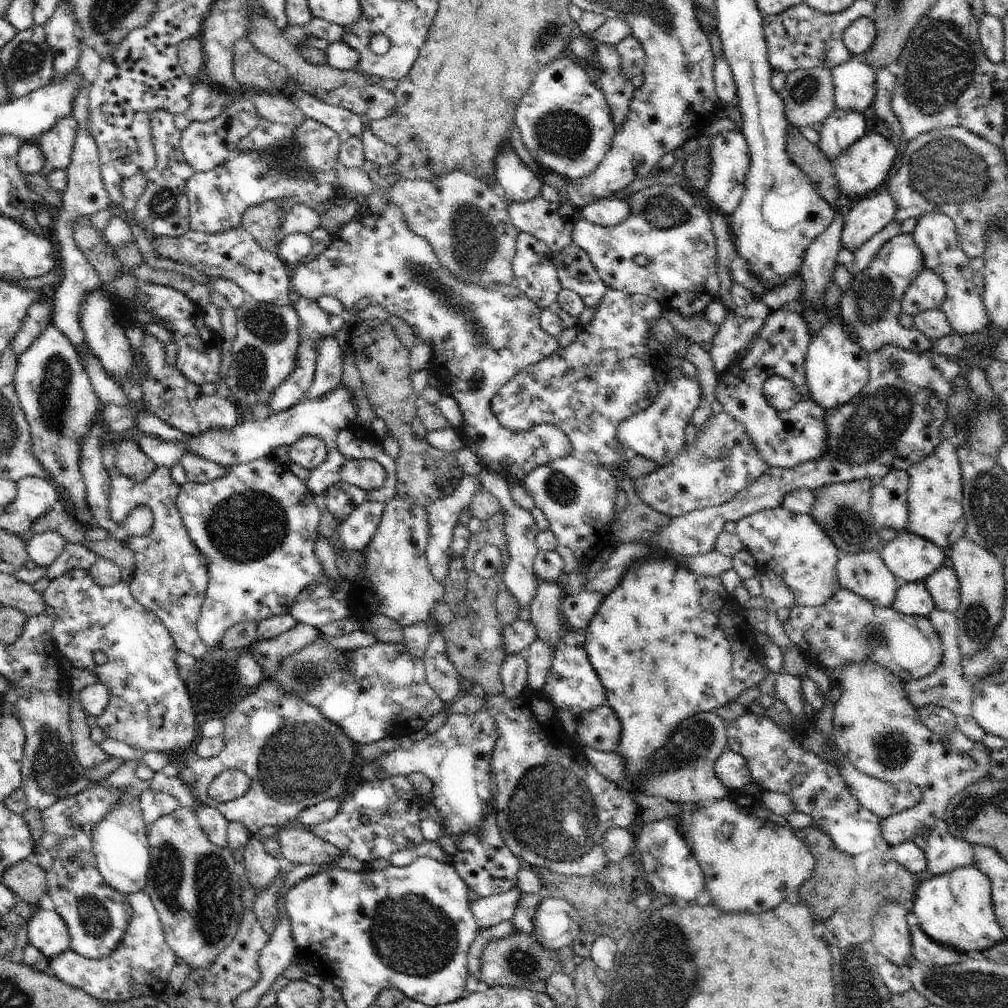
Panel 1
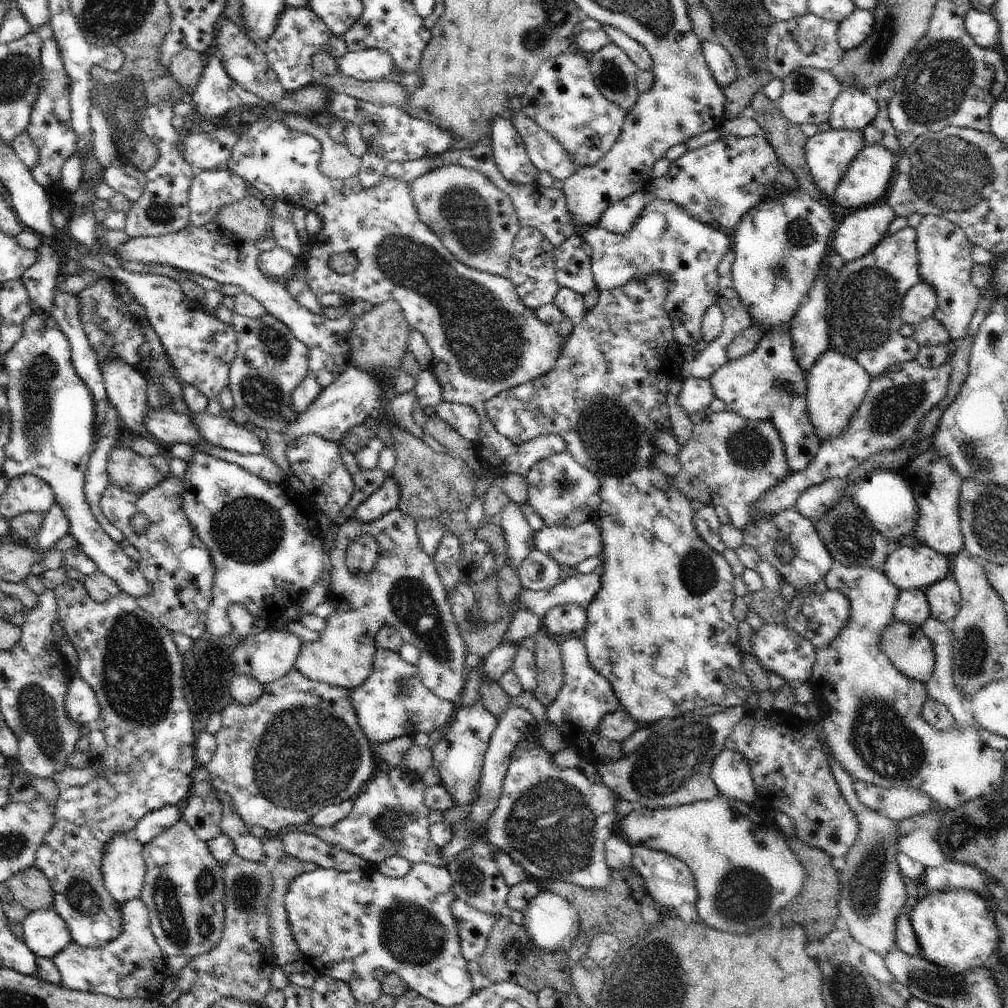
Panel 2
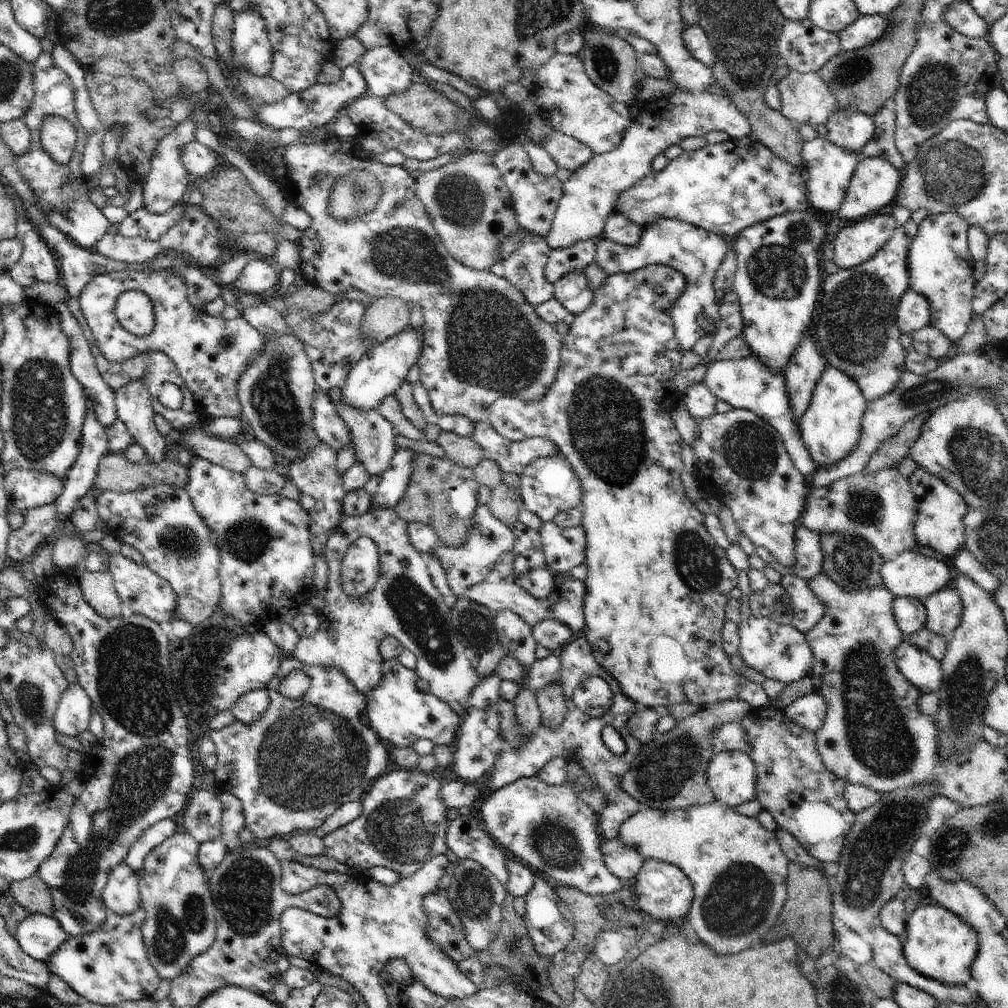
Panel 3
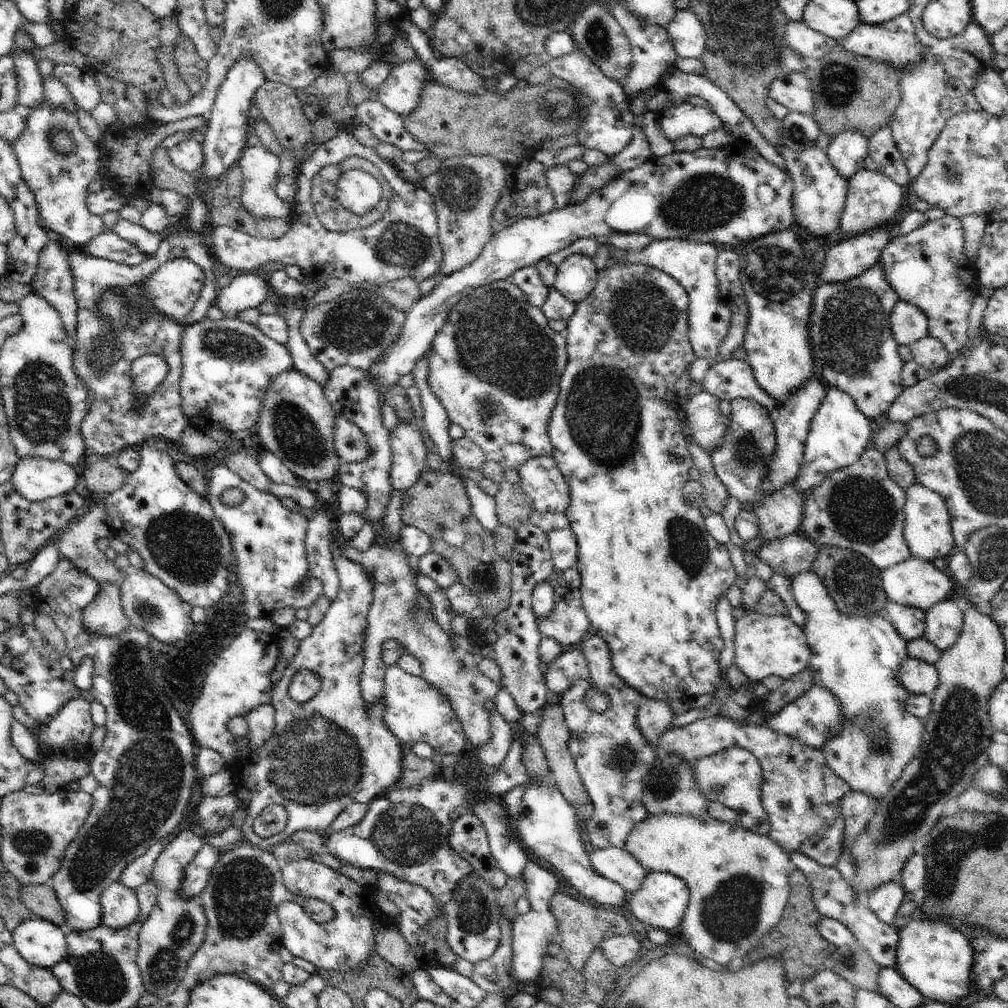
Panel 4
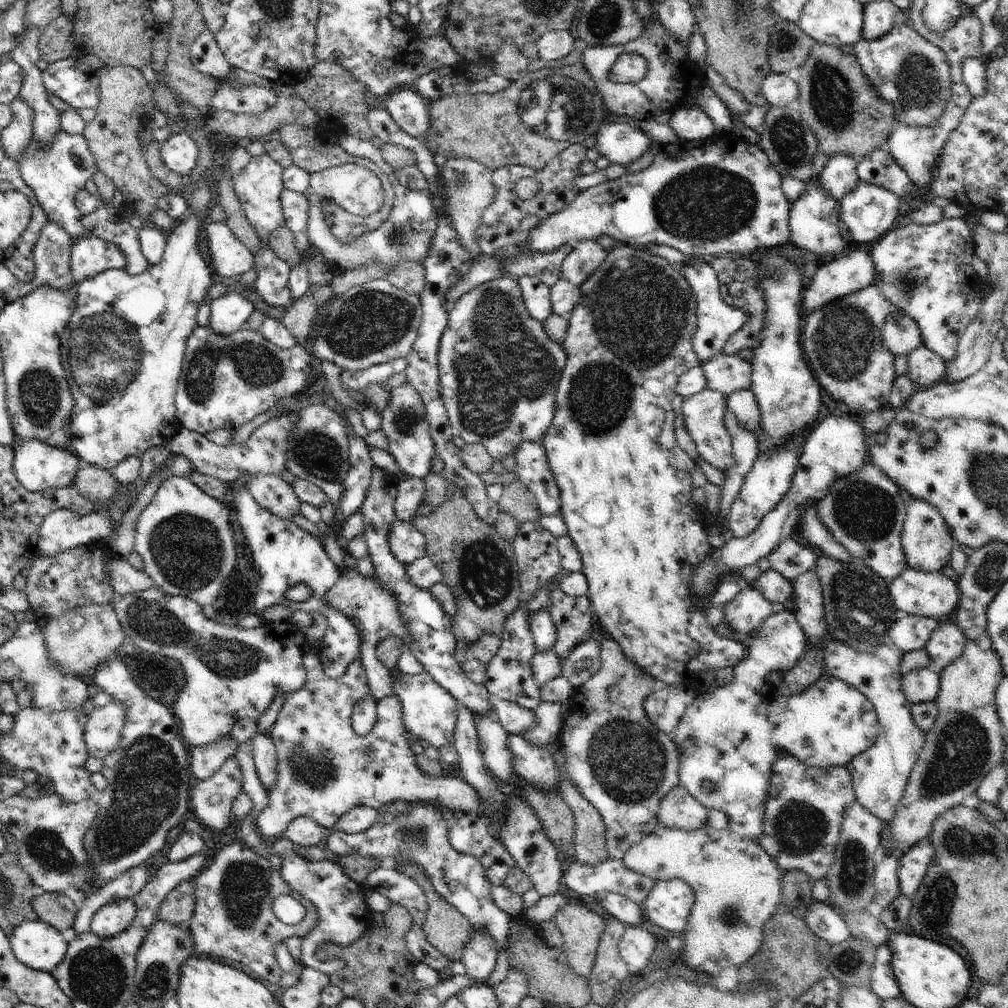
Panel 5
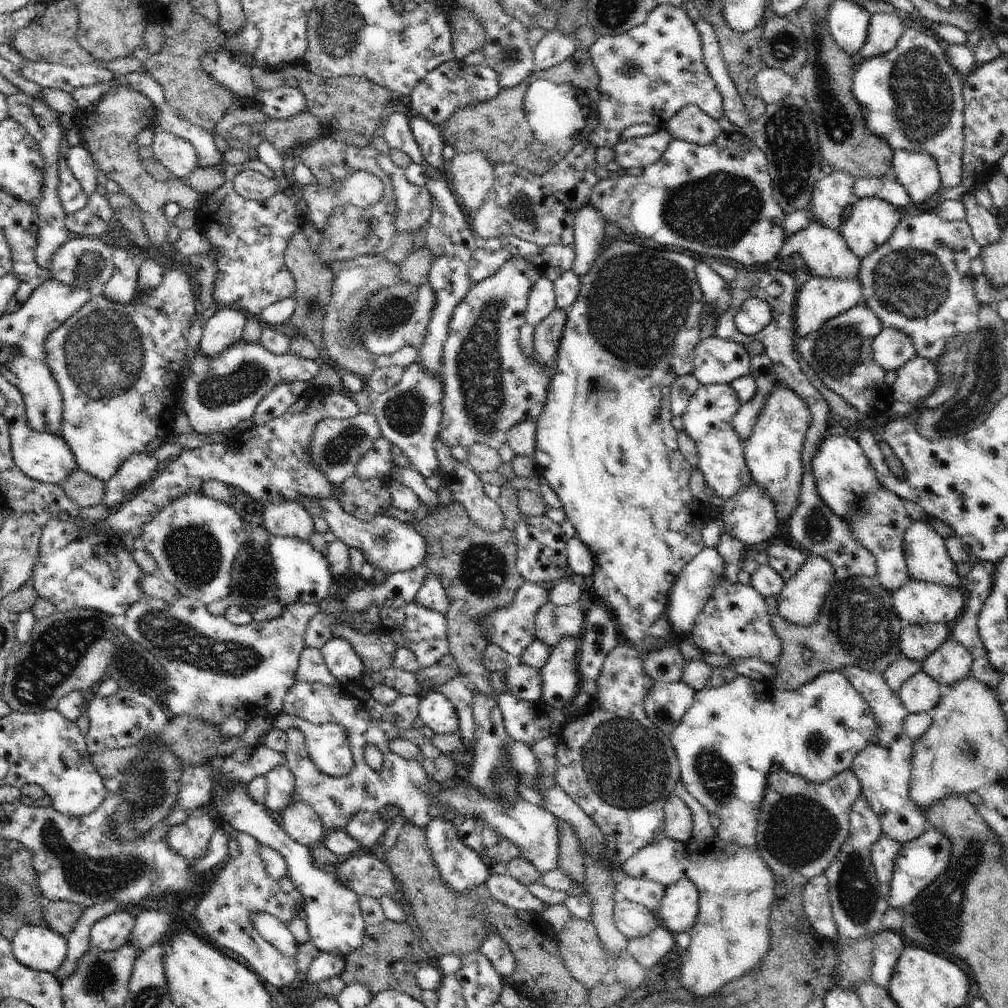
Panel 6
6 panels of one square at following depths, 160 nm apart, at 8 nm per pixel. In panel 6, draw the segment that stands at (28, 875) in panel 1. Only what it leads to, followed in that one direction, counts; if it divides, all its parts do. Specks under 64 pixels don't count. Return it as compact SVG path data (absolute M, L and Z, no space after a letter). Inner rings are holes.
M49 901L44 906L44 919L46 926L61 936L68 937L76 927L83 909L69 901Z

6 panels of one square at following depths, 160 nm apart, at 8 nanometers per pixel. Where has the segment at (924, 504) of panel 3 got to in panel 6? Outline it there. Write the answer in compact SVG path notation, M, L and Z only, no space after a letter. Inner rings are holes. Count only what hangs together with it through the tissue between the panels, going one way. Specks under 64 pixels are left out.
M913 521L902 542L909 579L961 587L957 564L948 555L946 540L927 522Z

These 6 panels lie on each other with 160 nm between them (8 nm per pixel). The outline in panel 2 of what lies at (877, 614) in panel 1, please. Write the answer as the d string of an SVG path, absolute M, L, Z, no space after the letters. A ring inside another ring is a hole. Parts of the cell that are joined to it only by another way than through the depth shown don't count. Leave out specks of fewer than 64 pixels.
M827 589L822 595L817 593L803 595L798 591L790 604L784 624L790 629L794 629L798 635L806 638L806 641L809 641L815 649L831 645L843 630L846 622L852 620L849 618L850 602L839 591ZM896 622L890 624L882 634L879 649L908 679L926 683L933 676L934 650L920 626Z

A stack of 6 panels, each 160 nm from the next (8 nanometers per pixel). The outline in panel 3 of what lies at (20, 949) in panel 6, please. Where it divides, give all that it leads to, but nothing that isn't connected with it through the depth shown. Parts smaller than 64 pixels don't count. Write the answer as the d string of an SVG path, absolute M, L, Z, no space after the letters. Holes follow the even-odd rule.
M37 913L22 920L17 928L15 938L22 950L46 964L72 938L56 918Z

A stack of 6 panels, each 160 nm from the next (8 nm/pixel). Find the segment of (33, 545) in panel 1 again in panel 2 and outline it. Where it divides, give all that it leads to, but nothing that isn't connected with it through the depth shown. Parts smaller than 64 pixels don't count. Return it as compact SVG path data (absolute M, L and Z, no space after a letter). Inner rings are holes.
M55 503L50 511L44 514L42 527L36 536L39 550L56 550L68 543L69 519L62 506Z

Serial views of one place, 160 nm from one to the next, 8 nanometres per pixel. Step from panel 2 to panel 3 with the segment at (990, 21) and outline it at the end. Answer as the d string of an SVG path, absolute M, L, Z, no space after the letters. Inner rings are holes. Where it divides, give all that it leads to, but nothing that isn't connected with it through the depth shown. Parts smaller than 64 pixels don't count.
M968 1L952 2L944 16L948 26L952 26L967 38L987 38L990 32L991 26L976 14Z

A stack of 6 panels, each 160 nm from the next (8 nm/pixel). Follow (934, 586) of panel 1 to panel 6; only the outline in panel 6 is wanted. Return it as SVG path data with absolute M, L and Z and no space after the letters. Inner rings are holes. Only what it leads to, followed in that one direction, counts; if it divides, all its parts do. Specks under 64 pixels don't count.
M947 639L922 663L922 671L945 690L970 675L973 657L960 642Z

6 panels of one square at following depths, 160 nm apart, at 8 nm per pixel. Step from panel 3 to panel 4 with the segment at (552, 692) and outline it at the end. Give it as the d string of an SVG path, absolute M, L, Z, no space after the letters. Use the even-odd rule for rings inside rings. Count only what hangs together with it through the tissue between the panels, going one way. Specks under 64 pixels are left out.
M560 704L556 706L544 706L544 716L540 720L538 726L537 737L541 746L544 748L546 759L549 763L549 770L554 774L554 782L556 787L564 799L577 811L580 823L585 824L590 819L590 816L594 813L594 806L590 794L586 792L582 780L580 779L578 770L576 769L575 763L571 754L568 750L568 740L570 740L570 734L568 732L568 726L566 725L566 718L564 717Z

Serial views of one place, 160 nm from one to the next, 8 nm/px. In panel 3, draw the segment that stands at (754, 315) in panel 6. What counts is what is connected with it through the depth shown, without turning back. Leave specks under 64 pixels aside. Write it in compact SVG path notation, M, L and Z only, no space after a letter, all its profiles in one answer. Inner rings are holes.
M658 218L656 222L643 227L638 243L633 246L625 246L613 242L610 238L600 237L596 244L595 262L607 276L630 273L648 265L670 266L683 275L686 288L682 296L674 302L670 316L674 336L684 352L692 350L696 342L706 334L712 334L721 322L713 283L727 252L728 244L720 234L714 234L676 218Z

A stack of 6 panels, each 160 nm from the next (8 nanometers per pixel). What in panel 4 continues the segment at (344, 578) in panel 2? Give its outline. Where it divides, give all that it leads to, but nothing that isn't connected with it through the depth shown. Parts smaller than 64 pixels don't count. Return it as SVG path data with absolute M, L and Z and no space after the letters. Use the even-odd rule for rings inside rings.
M393 490L388 508L384 512L384 532L392 538L388 546L378 546L373 540L366 552L352 548L342 541L340 554L347 560L364 566L366 574L374 584L373 600L366 616L364 630L364 665L360 674L360 694L366 704L374 706L384 699L384 680L386 664L382 661L382 646L389 639L403 645L407 653L422 664L422 677L430 686L438 688L450 700L450 706L456 718L462 724L469 746L476 747L490 740L490 712L497 710L494 698L500 690L500 684L486 678L480 670L464 665L463 654L459 651L448 632L438 622L432 612L432 602L428 594L416 588L416 578L420 570L415 559L406 554L400 546L400 533L404 529L402 521L402 500L404 491Z

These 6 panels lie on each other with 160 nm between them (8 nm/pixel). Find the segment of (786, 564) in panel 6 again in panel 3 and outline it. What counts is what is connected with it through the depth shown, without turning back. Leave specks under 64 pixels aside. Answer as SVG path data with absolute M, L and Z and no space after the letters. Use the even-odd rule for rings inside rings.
M801 524L796 526L794 566L782 566L763 547L757 547L755 554L760 556L768 567L772 567L782 577L795 575L808 582L822 573L824 554L822 554L820 536L820 533L808 530Z

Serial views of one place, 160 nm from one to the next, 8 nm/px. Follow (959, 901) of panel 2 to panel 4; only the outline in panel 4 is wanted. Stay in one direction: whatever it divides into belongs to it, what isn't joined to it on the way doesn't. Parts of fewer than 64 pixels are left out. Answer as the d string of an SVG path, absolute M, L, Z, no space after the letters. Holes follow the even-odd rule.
M915 916L899 930L899 936L895 970L898 970L915 990L922 992L927 1002L954 1006L958 1000L970 994L974 950L966 933L942 921L924 920Z

